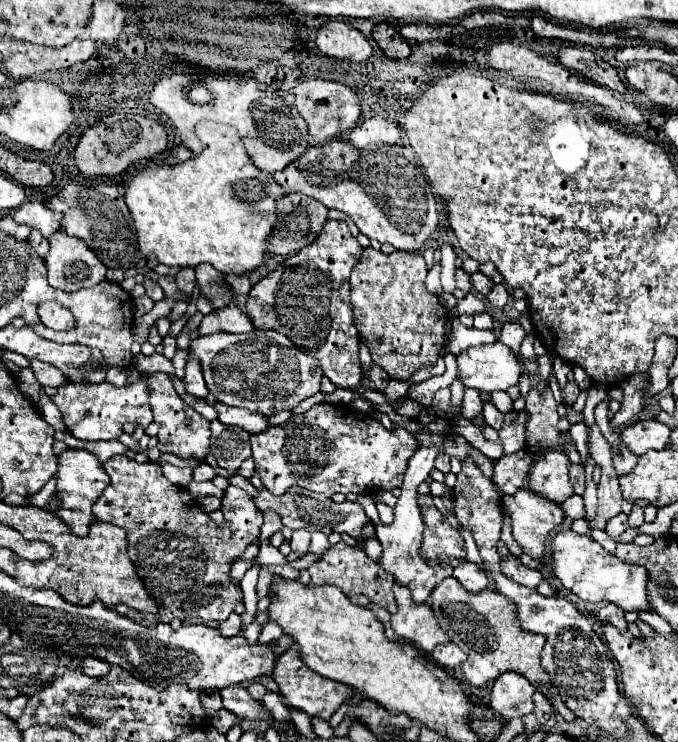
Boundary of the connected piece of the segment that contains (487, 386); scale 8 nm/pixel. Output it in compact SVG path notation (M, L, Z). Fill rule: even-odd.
M502 342L476 346L458 356L458 378L466 388L476 388L482 394L516 386L522 372L514 352Z

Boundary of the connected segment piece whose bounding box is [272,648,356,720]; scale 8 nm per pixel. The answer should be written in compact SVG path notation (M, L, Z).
M290 648L286 650L278 660L276 660L276 666L274 666L274 672L272 672L272 678L274 682L280 686L280 692L282 696L290 702L290 706L306 712L310 718L322 718L322 720L330 720L332 714L346 702L350 700L356 690L346 686L346 684L338 684L334 680L328 680L328 678L322 678L320 674L316 674L314 670L310 670L302 658L300 658L300 652L298 648Z

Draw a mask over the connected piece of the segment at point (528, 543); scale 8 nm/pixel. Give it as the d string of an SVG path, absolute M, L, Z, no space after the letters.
M518 490L514 496L504 496L502 502L512 516L514 540L528 556L542 558L548 534L564 520L562 508L526 490Z

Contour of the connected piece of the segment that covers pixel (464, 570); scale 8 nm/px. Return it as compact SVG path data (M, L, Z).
M462 562L460 566L456 566L454 578L470 592L480 592L488 586L486 574L478 568L478 564L472 564L472 562Z

